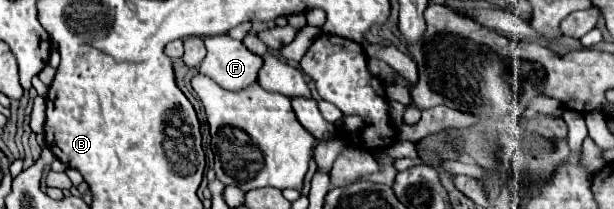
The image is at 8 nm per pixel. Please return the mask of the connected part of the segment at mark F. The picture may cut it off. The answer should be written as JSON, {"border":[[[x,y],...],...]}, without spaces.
{"border":[[[220,34],[220,36],[208,36],[204,38],[204,44],[206,44],[206,58],[202,60],[200,64],[200,72],[208,78],[212,78],[218,86],[222,86],[224,90],[246,90],[250,88],[250,84],[256,84],[258,82],[258,72],[262,68],[262,58],[252,54],[240,40],[232,40],[230,36],[226,34]]]}

